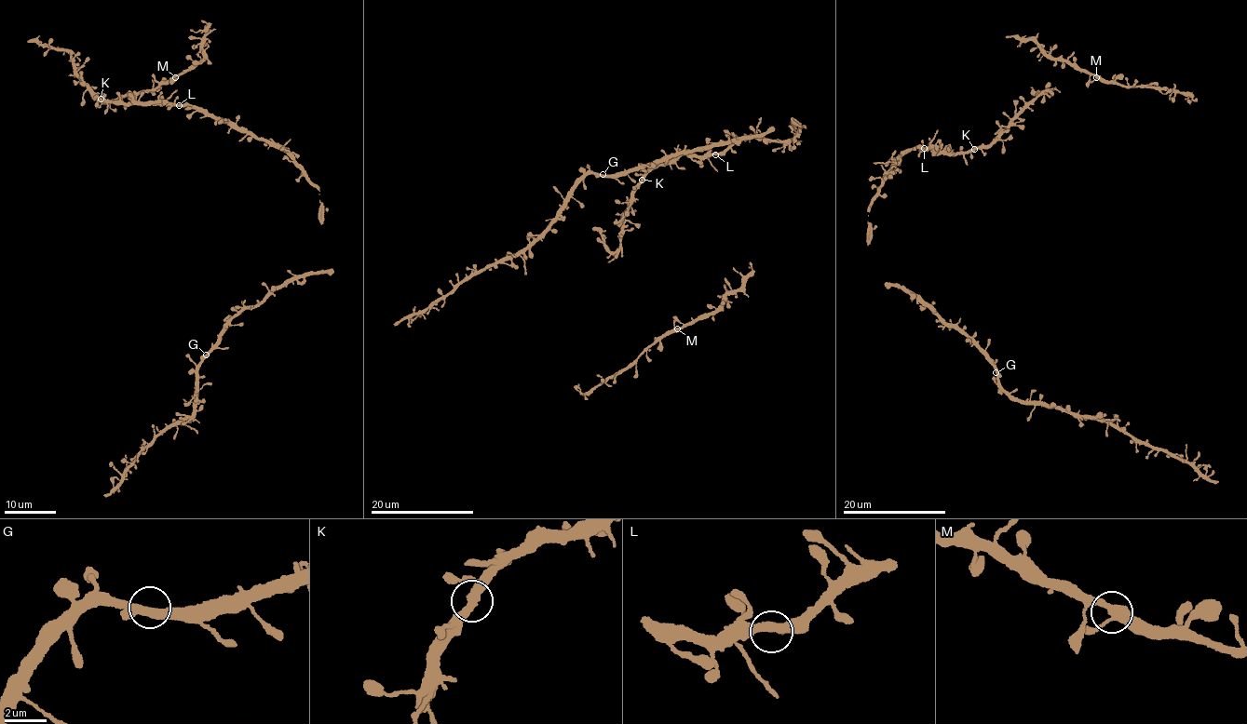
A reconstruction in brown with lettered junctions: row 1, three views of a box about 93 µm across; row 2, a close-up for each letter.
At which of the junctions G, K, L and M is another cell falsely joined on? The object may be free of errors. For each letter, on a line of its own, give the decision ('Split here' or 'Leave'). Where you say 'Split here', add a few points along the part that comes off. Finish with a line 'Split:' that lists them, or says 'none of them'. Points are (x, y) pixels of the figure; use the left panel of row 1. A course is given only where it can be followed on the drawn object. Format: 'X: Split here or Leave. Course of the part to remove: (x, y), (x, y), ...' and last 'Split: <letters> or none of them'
G: Leave
K: Leave
L: Leave
M: Leave
Split: none of them

